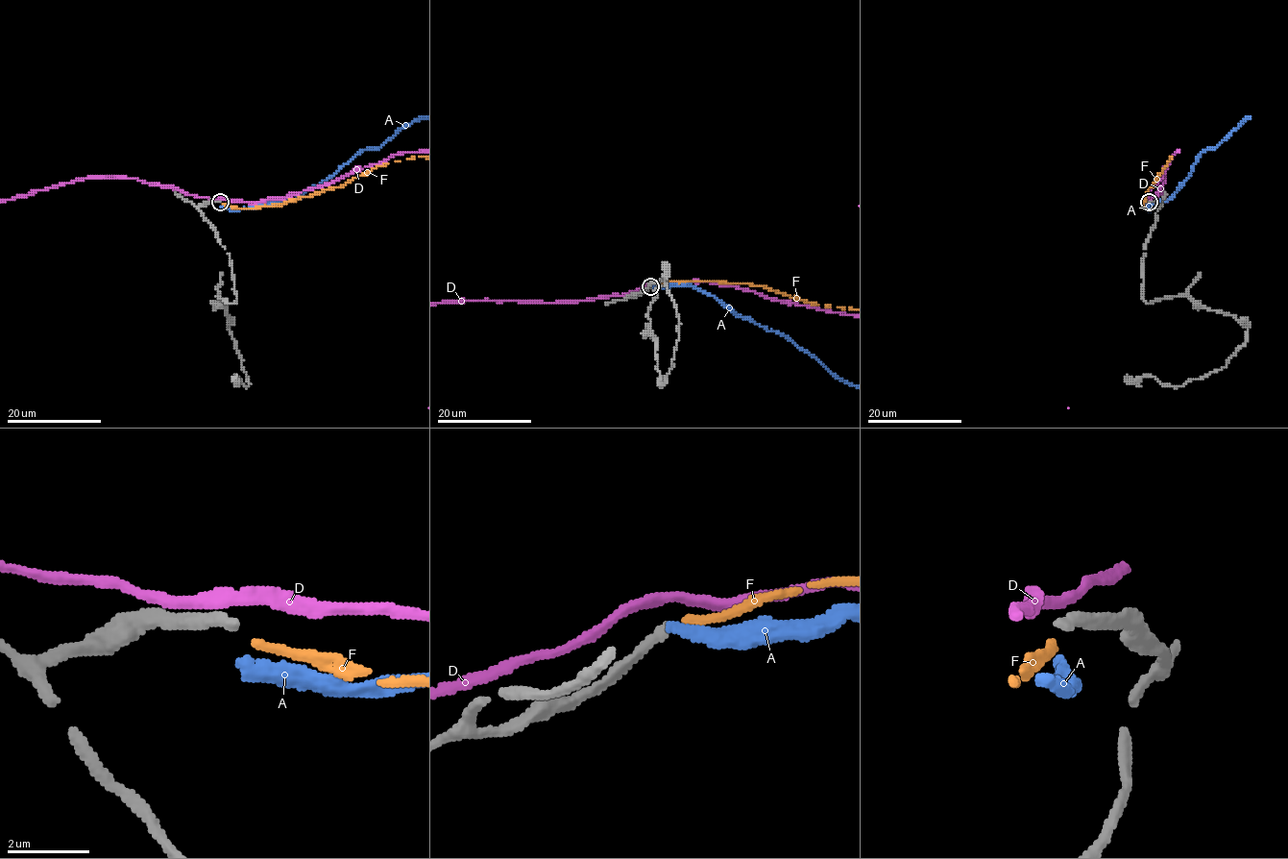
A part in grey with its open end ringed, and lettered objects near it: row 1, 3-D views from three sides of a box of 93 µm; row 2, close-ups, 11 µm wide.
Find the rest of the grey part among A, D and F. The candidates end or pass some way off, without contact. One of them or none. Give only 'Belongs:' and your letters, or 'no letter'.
Belongs: no letter

